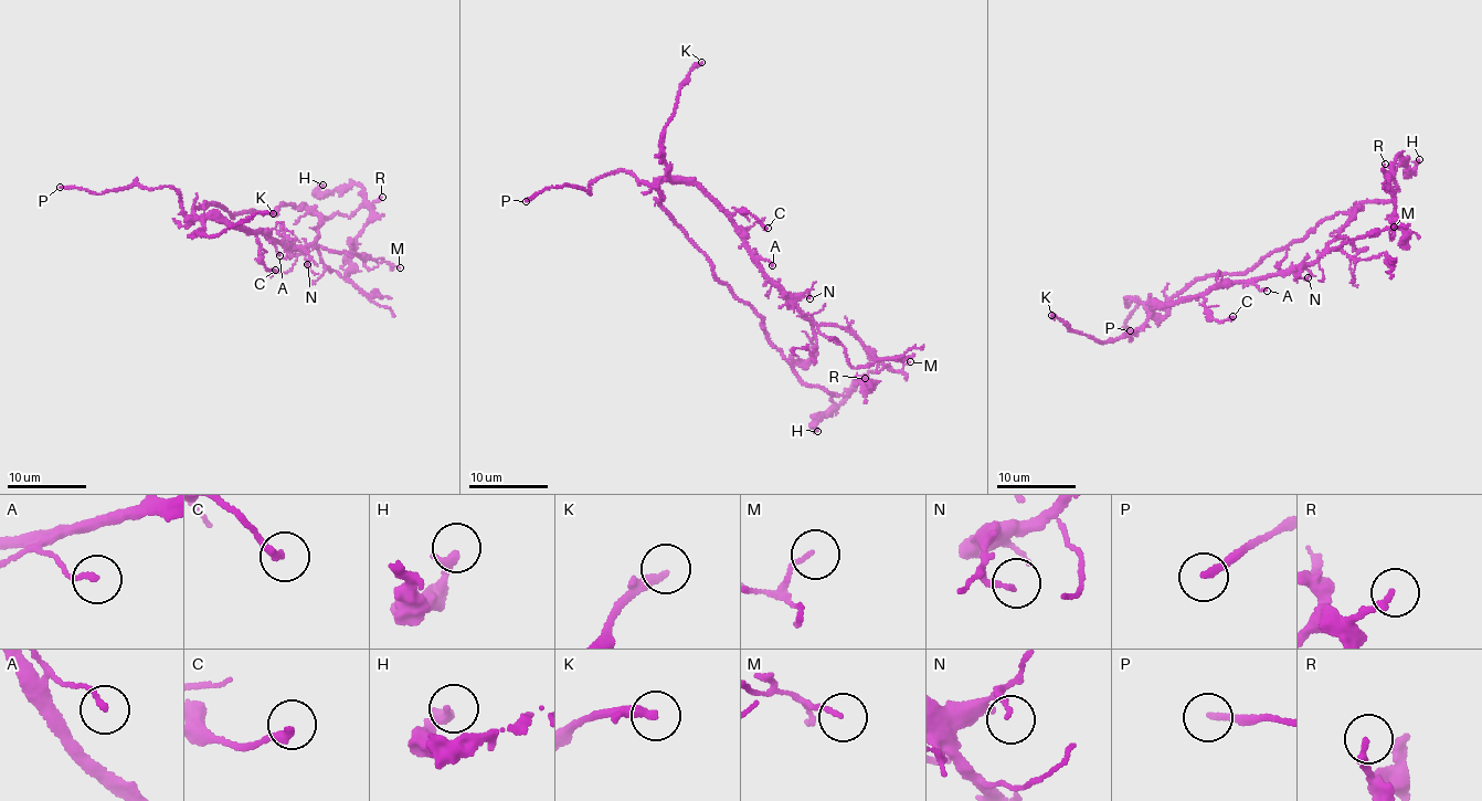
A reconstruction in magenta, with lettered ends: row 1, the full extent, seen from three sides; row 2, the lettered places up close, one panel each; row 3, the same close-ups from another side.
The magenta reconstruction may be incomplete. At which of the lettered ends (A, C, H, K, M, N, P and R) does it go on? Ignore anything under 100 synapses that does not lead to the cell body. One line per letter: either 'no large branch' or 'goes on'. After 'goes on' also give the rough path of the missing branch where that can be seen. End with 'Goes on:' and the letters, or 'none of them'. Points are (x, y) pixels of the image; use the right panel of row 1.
A: no large branch
C: no large branch
H: no large branch
K: no large branch
M: no large branch
N: no large branch
P: goes on | (1130, 330), (1128, 339), (1139, 360), (1171, 391), (1181, 419)
R: no large branch
Goes on: P

